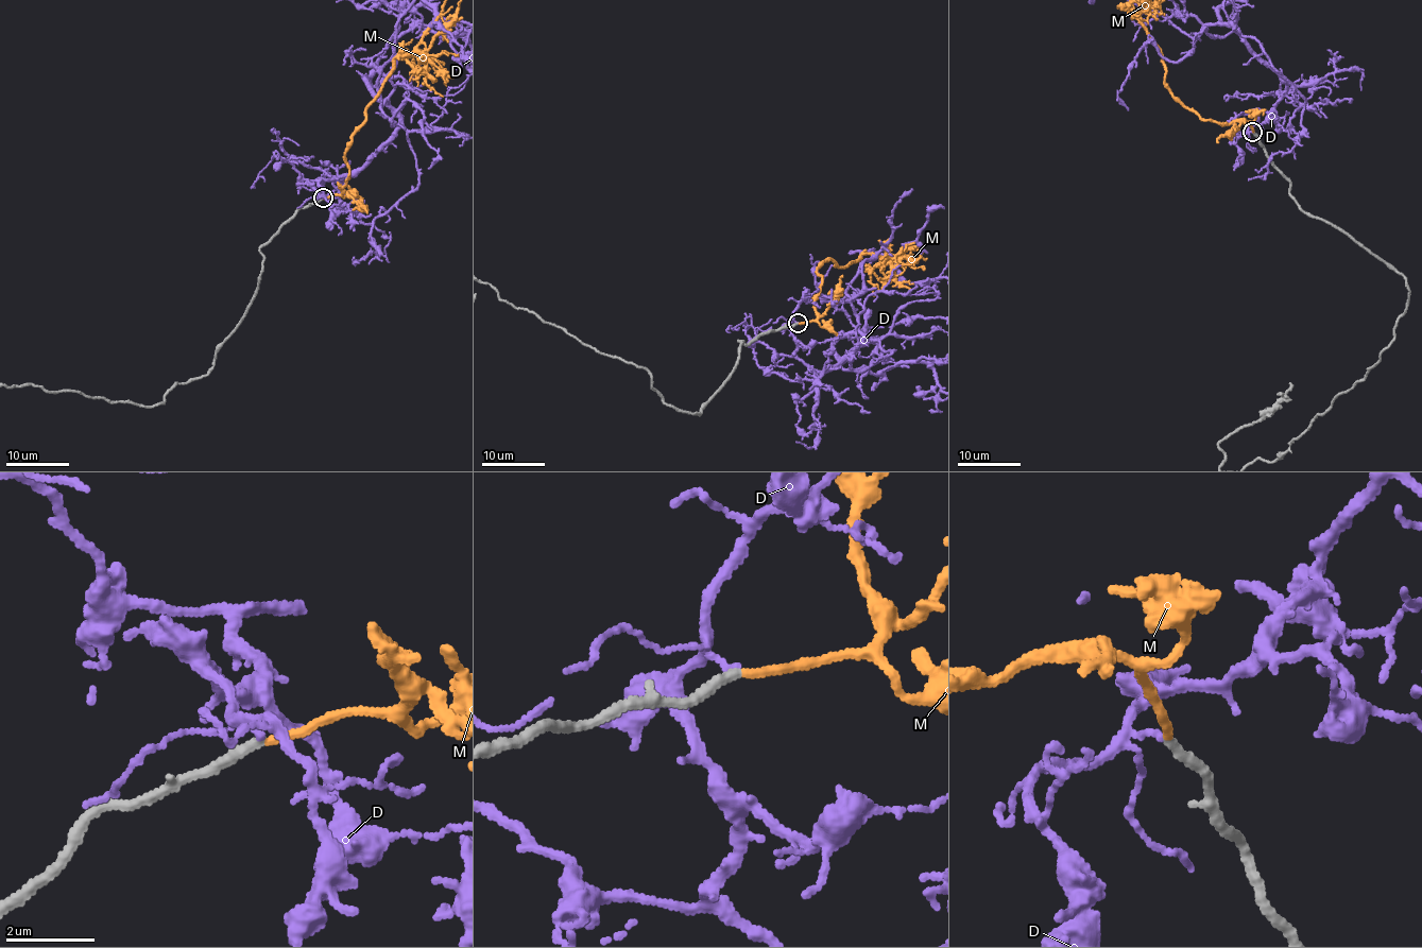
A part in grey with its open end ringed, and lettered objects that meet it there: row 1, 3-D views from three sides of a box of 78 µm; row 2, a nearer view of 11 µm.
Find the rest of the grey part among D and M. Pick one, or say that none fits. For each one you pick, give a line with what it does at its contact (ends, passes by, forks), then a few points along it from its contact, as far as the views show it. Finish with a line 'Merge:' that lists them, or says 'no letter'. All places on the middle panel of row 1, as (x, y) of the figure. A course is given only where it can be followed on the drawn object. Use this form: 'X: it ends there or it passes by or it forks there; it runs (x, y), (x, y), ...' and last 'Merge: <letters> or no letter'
M: it ends there
Merge: M

